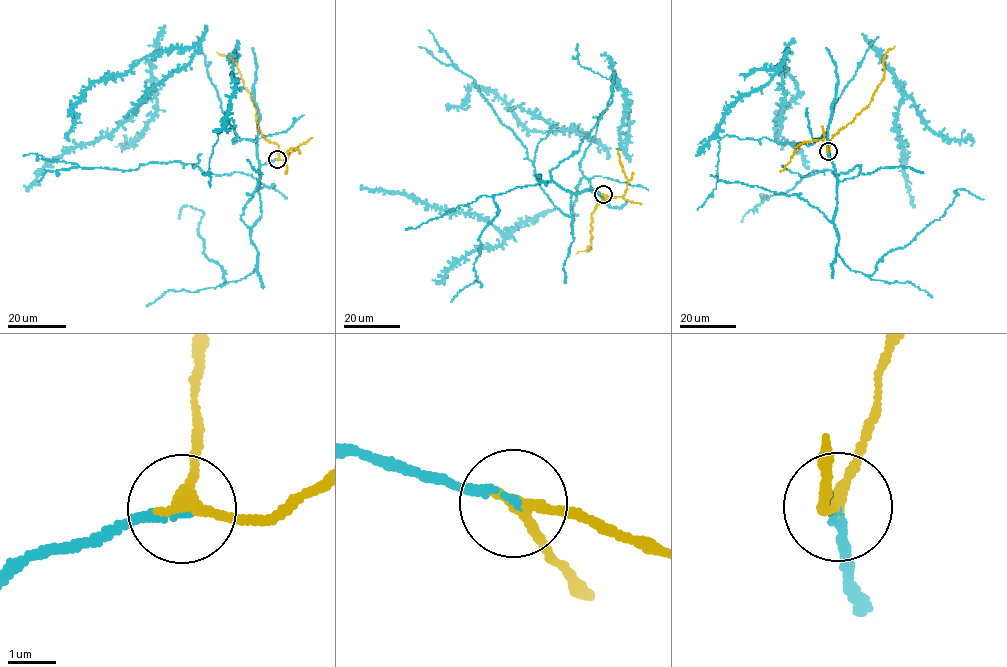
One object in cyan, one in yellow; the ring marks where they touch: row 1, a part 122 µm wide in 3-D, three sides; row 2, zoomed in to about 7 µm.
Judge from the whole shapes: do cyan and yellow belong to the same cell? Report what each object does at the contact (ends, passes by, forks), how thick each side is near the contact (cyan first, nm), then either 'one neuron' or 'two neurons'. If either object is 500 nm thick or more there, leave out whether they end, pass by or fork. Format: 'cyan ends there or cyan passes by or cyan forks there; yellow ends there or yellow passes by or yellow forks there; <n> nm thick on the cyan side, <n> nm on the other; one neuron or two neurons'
cyan ends there; yellow passes by; 150 nm thick on the cyan side, 240 nm on the other; one neuron

